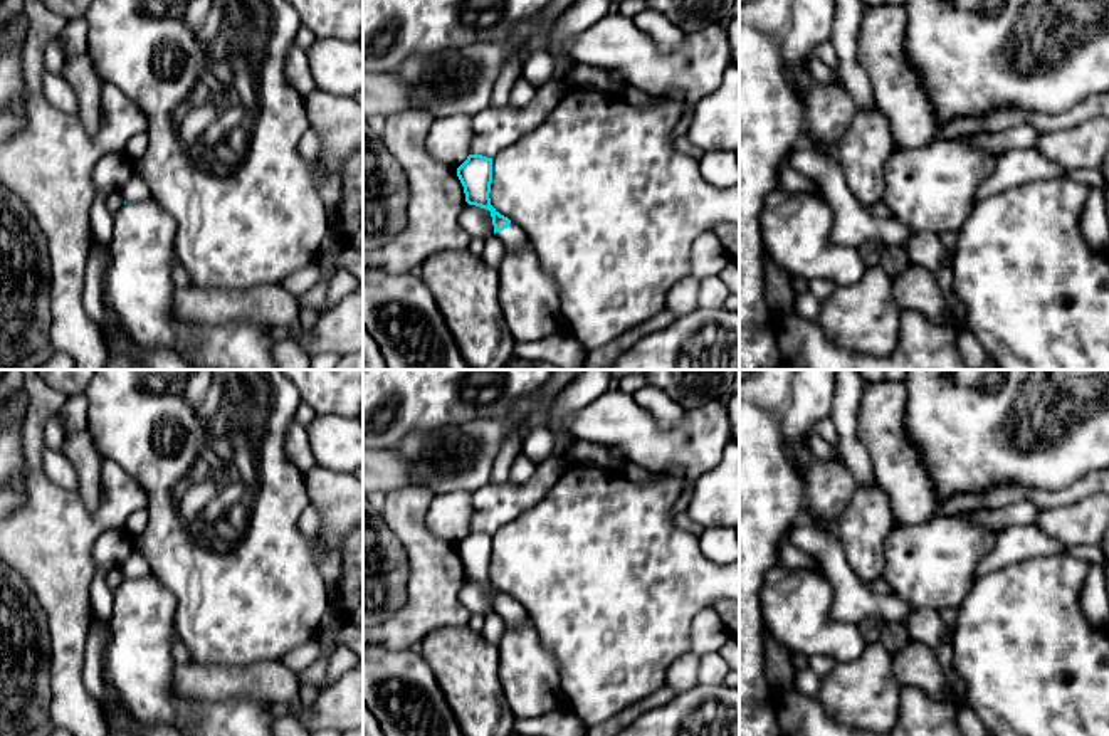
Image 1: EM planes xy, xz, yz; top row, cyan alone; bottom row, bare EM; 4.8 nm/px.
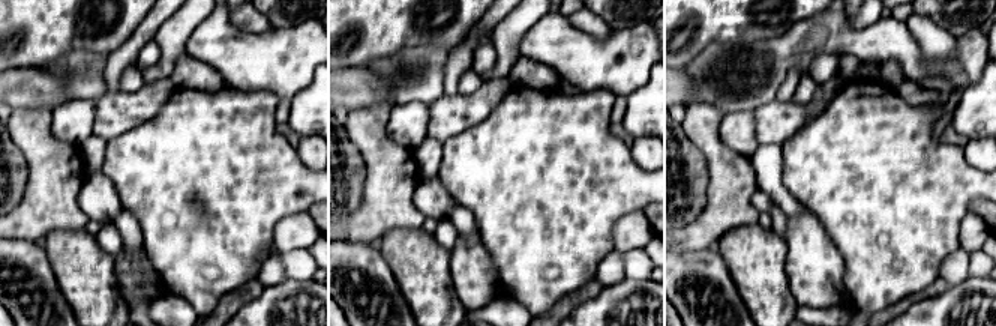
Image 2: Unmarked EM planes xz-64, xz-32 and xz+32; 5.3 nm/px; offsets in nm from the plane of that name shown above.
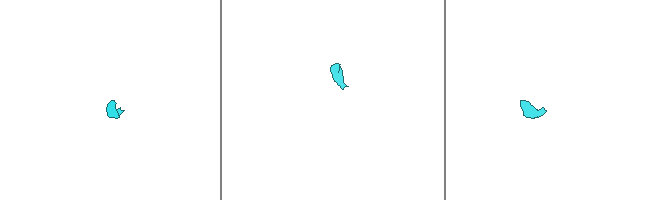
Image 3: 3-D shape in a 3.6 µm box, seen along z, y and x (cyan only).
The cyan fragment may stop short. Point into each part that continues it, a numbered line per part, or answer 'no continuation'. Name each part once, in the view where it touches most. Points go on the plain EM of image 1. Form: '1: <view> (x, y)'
1: xz (513, 614)

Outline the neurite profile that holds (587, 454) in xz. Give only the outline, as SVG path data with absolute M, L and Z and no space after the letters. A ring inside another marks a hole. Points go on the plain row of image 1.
M576 439L566 459L568 465L581 465L590 469L613 469L608 447Z

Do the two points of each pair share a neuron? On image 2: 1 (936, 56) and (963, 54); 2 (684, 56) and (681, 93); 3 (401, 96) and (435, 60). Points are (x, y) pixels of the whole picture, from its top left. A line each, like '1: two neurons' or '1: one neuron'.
1: two neurons
2: two neurons
3: one neuron

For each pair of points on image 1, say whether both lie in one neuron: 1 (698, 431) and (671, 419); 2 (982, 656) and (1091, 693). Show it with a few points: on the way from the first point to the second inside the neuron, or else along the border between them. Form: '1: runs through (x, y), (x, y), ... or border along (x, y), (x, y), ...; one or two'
1: border along (644, 409), (666, 427), (674, 427), (686, 414); two
2: runs through (1009, 656), (1042, 688), (1064, 693); one

